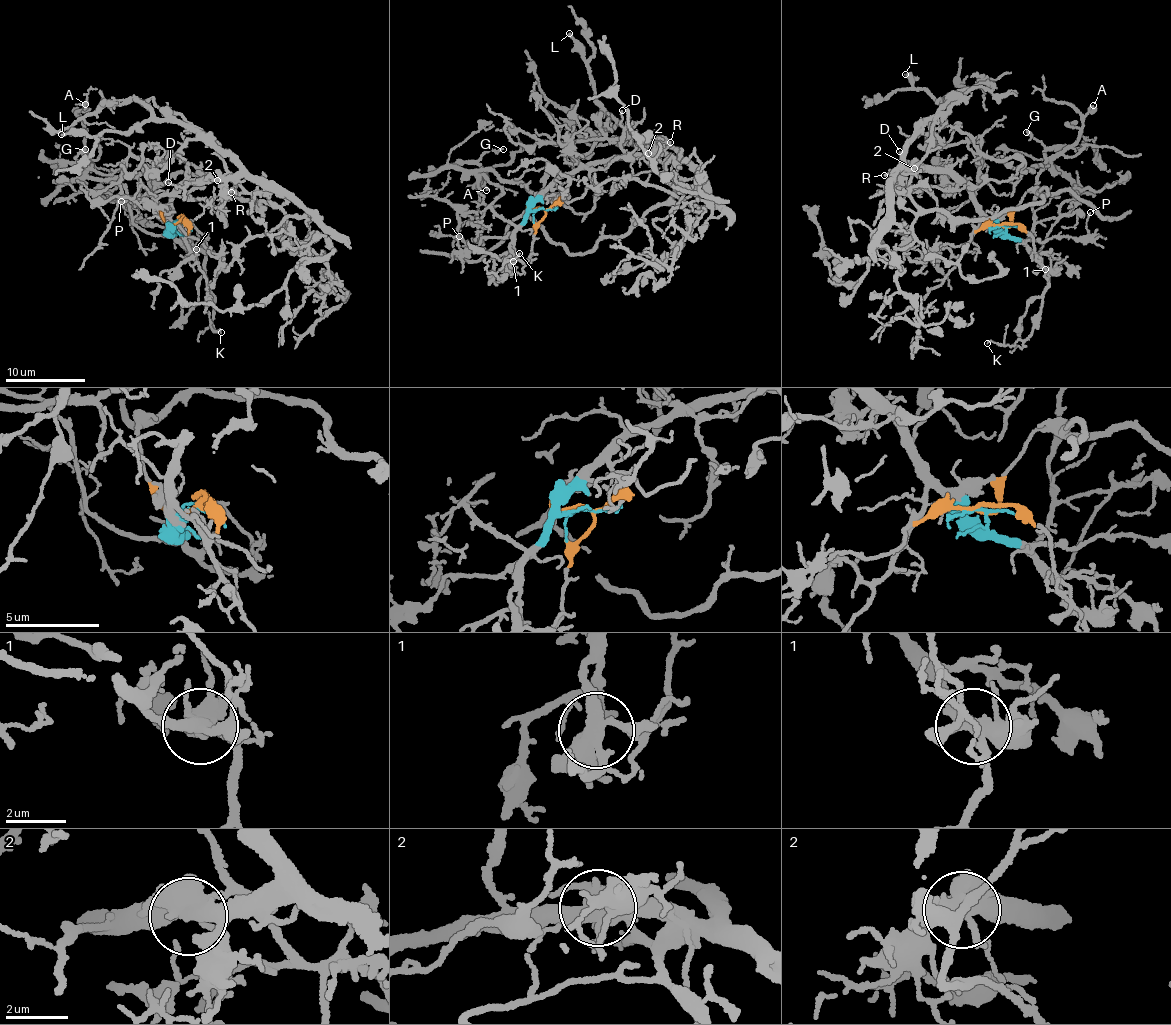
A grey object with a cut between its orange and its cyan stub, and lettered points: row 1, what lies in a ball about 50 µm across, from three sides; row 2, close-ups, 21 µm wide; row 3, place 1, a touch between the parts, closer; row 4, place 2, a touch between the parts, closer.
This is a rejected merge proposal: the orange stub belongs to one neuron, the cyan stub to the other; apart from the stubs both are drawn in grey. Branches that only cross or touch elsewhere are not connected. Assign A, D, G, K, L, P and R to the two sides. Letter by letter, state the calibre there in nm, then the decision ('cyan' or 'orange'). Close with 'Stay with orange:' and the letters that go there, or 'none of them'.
A: 120 nm thick; orange
D: 140 nm thick; cyan
G: 120 nm thick; cyan
K: 110 nm thick; cyan
L: 190 nm thick; cyan
P: 140 nm thick; cyan
R: 120 nm thick; cyan
Stay with orange: A

